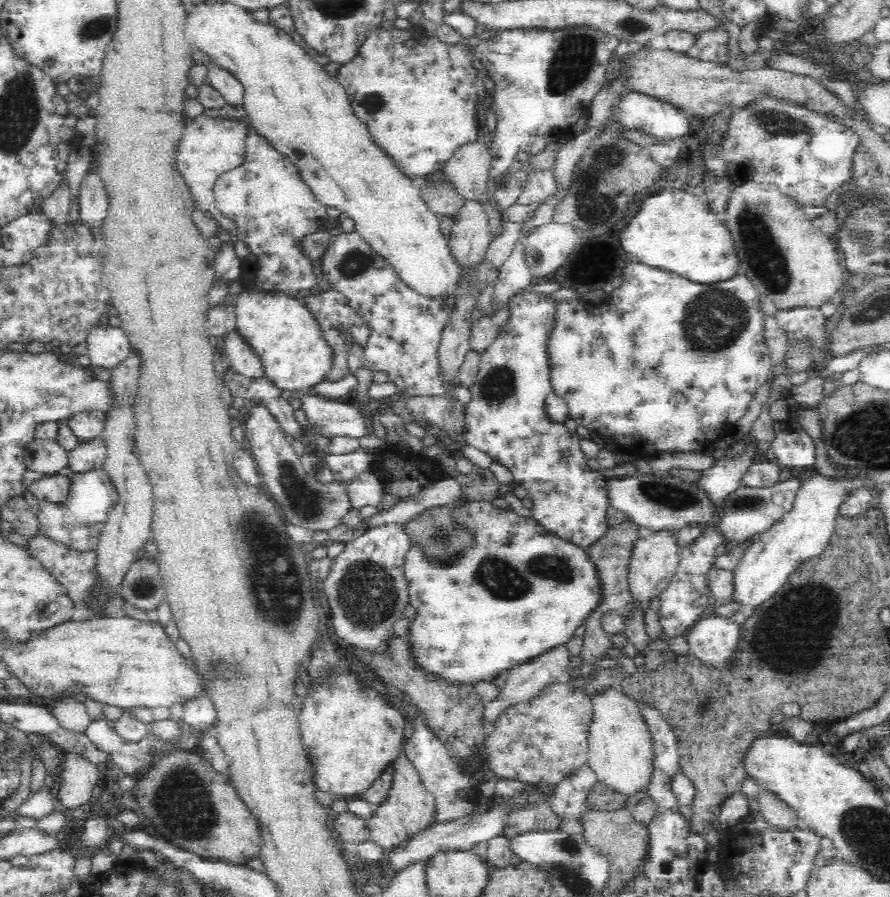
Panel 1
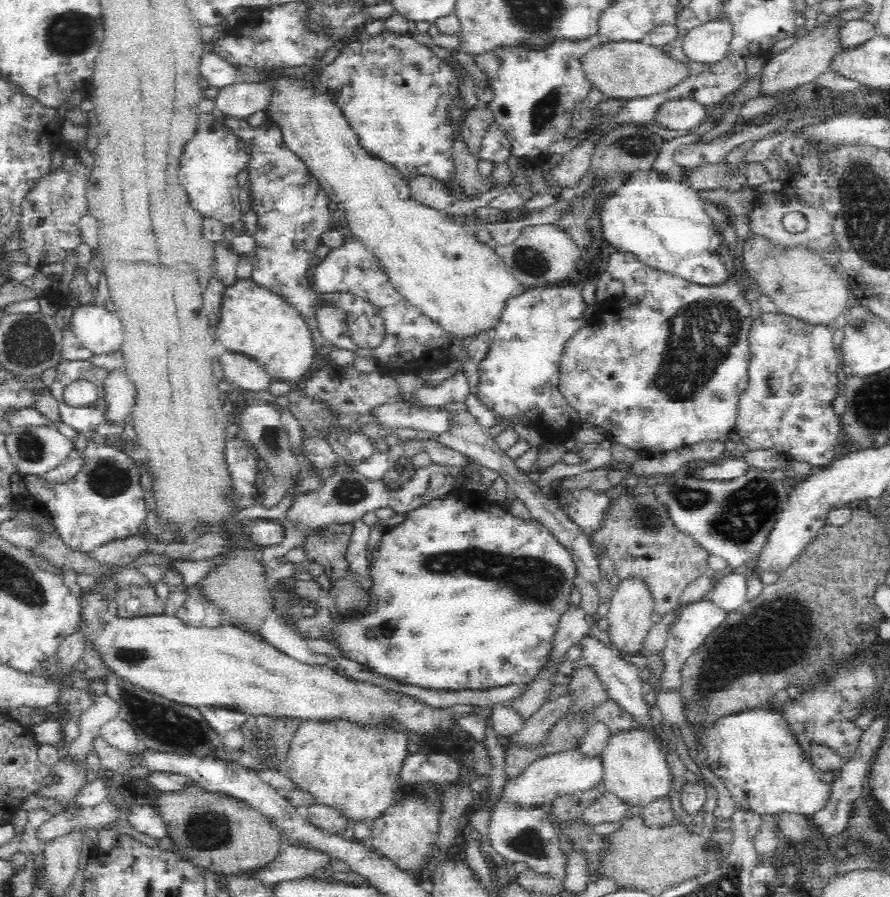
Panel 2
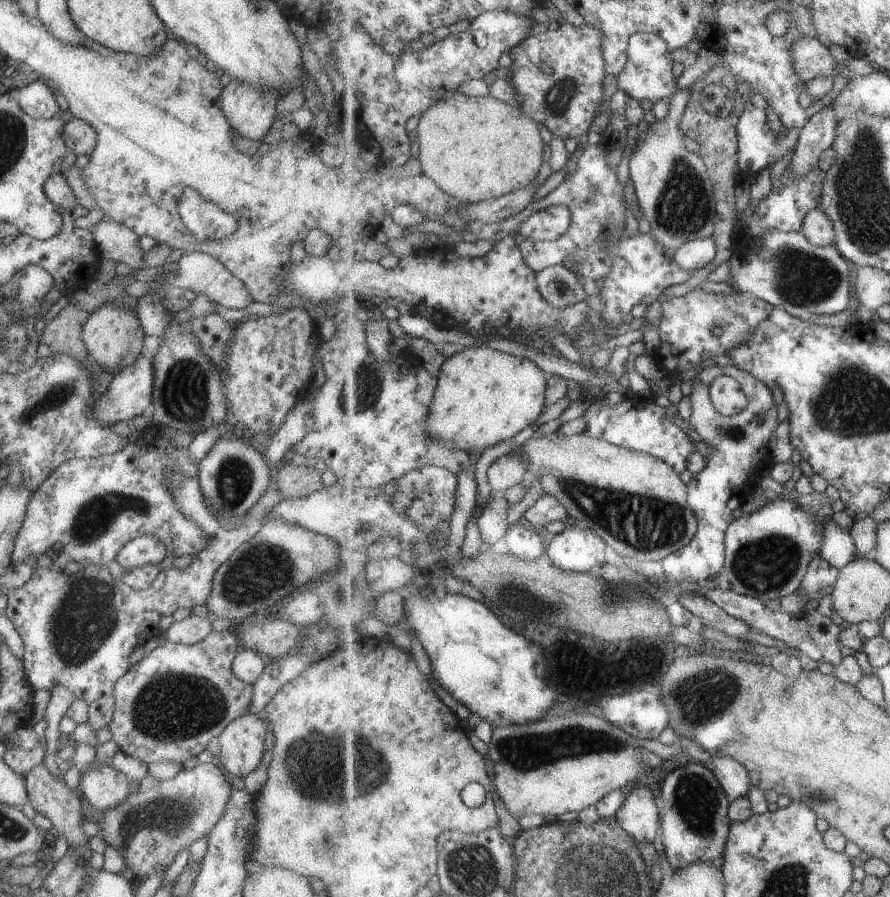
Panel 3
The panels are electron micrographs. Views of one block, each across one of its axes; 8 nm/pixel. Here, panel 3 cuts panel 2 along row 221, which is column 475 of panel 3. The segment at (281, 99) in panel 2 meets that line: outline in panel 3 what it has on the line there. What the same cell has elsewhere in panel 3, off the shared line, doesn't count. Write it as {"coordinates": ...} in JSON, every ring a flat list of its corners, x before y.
{"coordinates":[[488,346,468,347,447,358,443,365,437,396,429,417,429,434,446,446,480,456,484,450,511,439,525,428,534,425,546,410,549,375,527,357,492,350]]}

